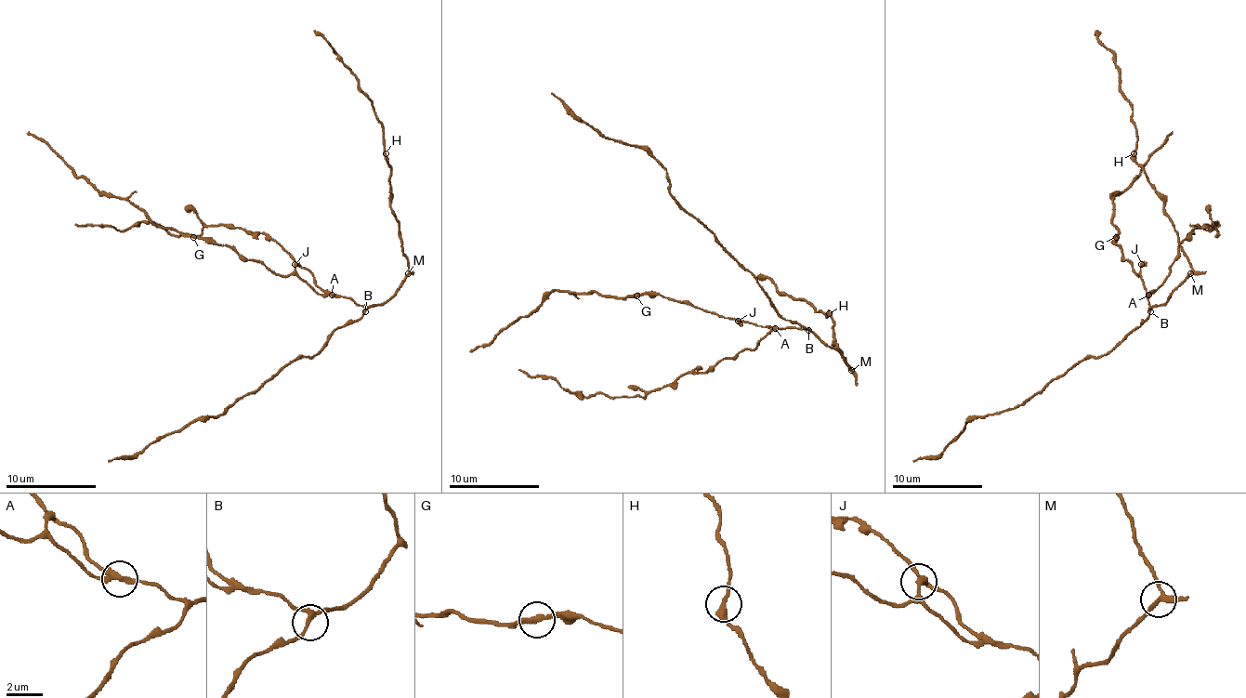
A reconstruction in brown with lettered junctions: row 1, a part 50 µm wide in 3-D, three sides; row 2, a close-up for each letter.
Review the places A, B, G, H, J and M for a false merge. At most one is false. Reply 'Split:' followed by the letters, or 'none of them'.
Split: A

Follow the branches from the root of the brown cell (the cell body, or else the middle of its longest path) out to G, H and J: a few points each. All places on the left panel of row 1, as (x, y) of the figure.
G: (356, 302), (349, 297), (320, 296), (295, 275), (274, 273), (254, 259), (242, 259), (227, 246), (193, 237)
H: (356, 302), (381, 305), (408, 273), (399, 221), (389, 207), (389, 164), (386, 153)
J: (356, 302), (349, 297), (320, 296), (297, 273), (295, 264)

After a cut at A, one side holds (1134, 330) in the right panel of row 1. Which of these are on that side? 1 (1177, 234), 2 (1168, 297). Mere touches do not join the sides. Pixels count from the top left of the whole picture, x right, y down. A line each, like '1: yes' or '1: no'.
1: yes
2: yes

